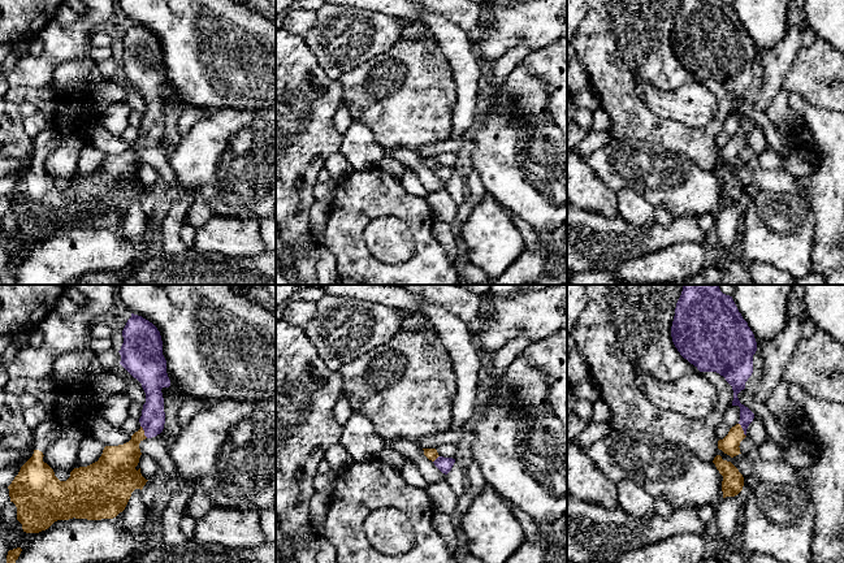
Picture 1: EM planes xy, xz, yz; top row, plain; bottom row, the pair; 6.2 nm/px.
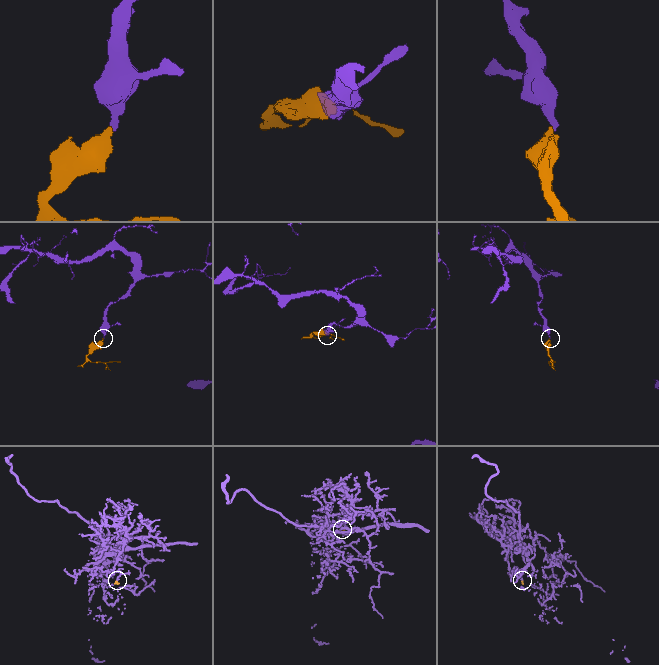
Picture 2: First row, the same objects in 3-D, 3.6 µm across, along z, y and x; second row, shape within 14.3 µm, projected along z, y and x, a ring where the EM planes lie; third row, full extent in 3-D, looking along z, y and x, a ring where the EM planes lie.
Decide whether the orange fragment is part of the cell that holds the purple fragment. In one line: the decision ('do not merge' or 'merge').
merge

